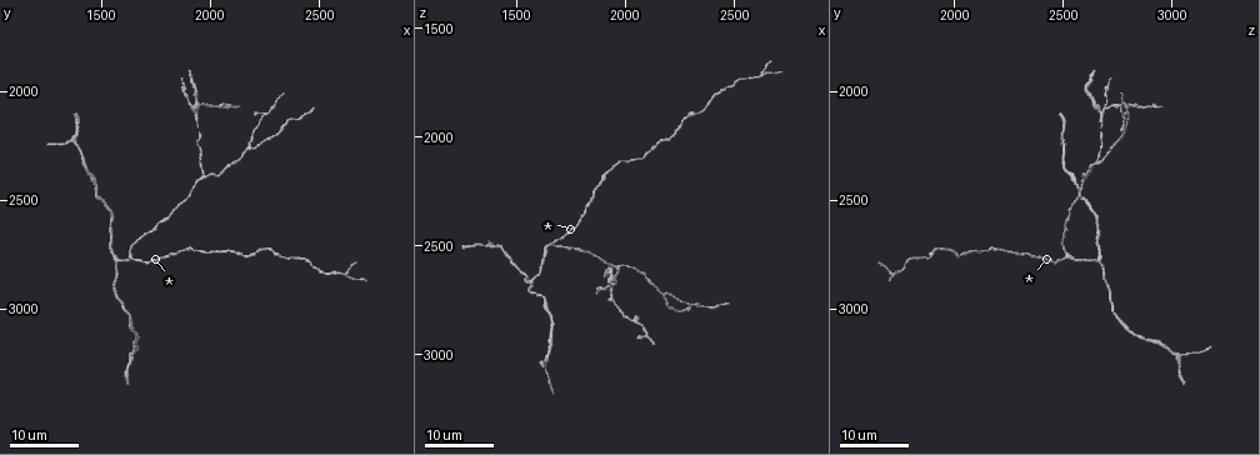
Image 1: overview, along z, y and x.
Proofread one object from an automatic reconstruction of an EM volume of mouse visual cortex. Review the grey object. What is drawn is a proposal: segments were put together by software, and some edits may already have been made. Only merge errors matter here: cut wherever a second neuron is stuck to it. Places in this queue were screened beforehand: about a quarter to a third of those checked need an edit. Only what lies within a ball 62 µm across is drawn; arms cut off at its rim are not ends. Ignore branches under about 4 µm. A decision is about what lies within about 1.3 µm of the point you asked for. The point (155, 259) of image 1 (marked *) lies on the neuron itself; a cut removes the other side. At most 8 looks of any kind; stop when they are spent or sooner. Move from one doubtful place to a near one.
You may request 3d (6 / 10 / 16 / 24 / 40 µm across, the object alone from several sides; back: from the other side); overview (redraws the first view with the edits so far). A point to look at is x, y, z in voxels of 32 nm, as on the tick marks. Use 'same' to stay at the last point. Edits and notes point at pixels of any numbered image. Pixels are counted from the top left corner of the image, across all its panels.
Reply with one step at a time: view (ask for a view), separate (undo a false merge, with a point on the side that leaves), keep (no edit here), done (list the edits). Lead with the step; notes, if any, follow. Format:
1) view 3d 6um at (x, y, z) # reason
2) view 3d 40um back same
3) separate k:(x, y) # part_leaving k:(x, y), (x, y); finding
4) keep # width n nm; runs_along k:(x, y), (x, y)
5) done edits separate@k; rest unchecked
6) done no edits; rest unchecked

view 3d 16um at (1630, 2760, 2530) # branch point

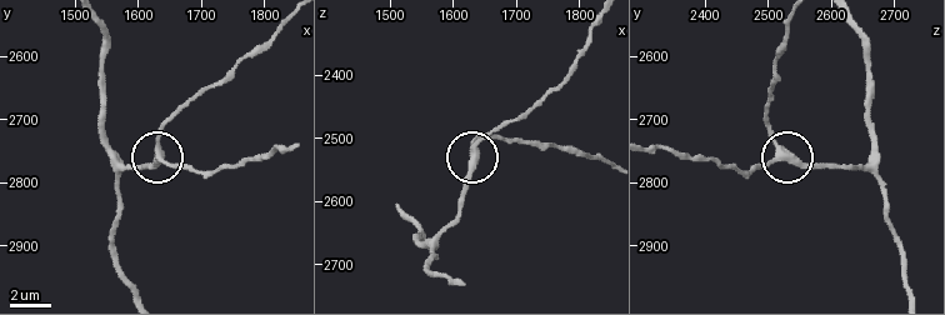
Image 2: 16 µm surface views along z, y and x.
view 3d 10um at (1635, 2750, 2525) # closer look

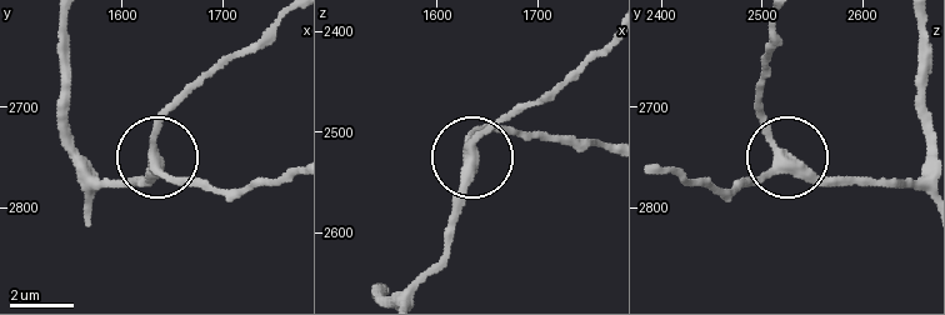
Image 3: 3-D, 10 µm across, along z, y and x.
keep # side_arm 33 um; runs_along 3:(690, 179), (744, 188), (793, 160), (833, 179), (878, 185); continuous, no second neuron

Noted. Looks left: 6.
view 3d 16um at (1960, 2390, 2590) # branch point

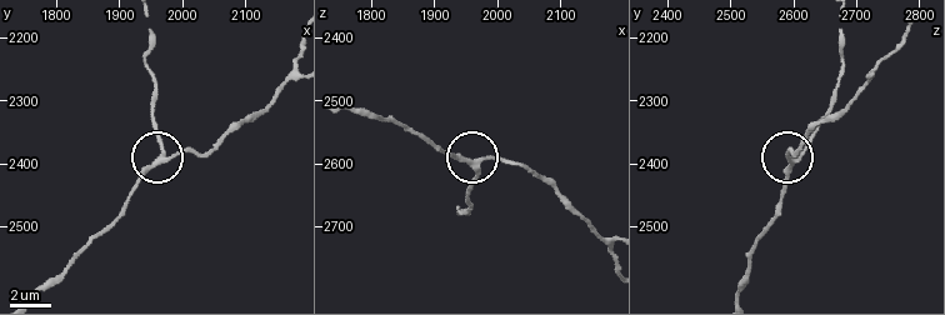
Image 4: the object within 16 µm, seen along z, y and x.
view 3d 6um at (1965, 2395, 2600)

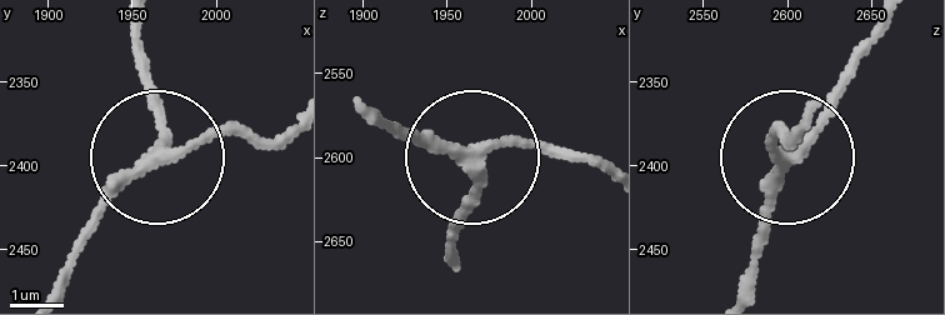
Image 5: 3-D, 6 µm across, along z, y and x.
keep # width 230 nm; one neuron here

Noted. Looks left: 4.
view 3d 24um at (2170, 2260, 2720) # a fork

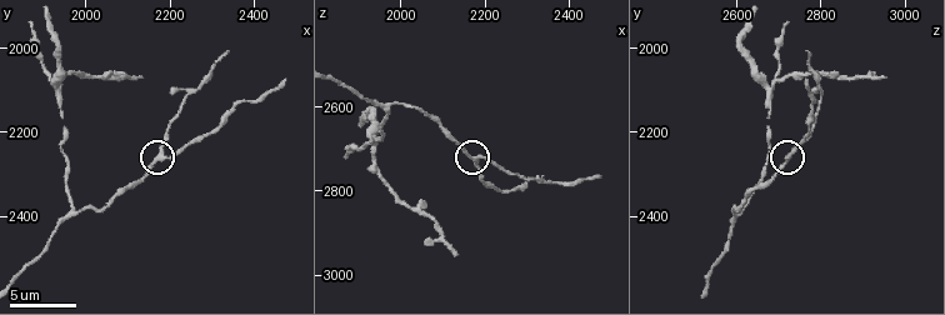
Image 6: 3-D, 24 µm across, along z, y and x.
view 3d 10um at (2180, 2250, 2720) # zoom in

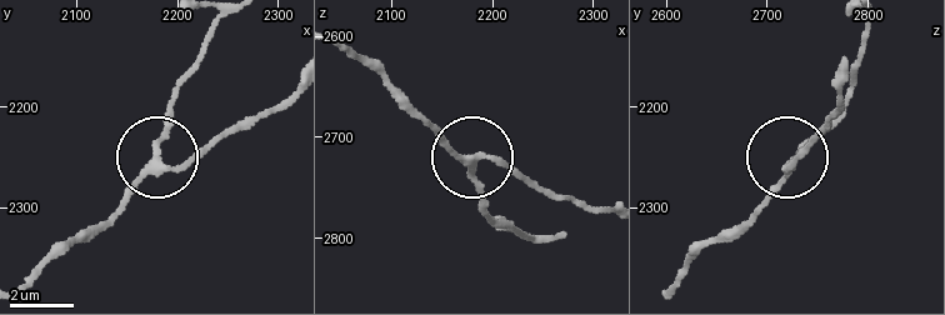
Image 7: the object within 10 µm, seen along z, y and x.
view 3d 10um back at (2180, 2258, 2722) # from behind

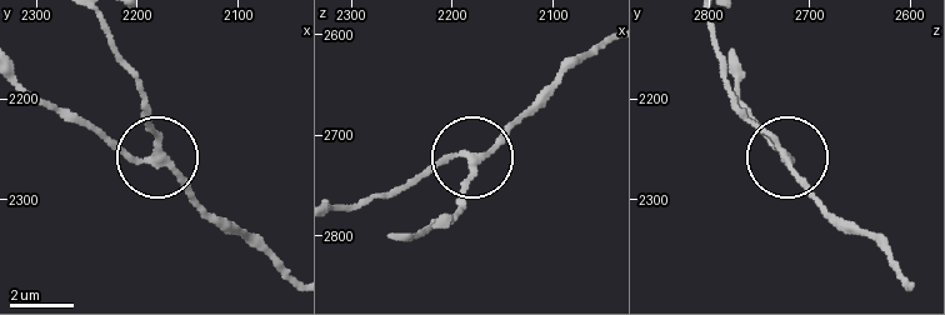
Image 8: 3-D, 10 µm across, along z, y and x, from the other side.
keep # width 200 nm; runs_along 8:(608, 39), (473, 160), (461, 211); continuous, no second neuron

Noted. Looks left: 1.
view 3d 10um at (1920, 2095, 2670) # four arms meet

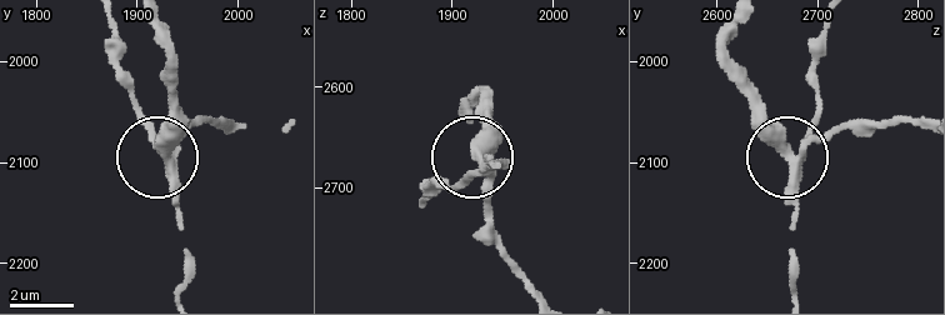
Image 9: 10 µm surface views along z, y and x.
separate 9:(773, 128) # part_leaving 9:(799, 168), (831, 135), (920, 121); a second neuron is stuck on

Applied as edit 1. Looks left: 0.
done edits separate@9; rest unchecked

